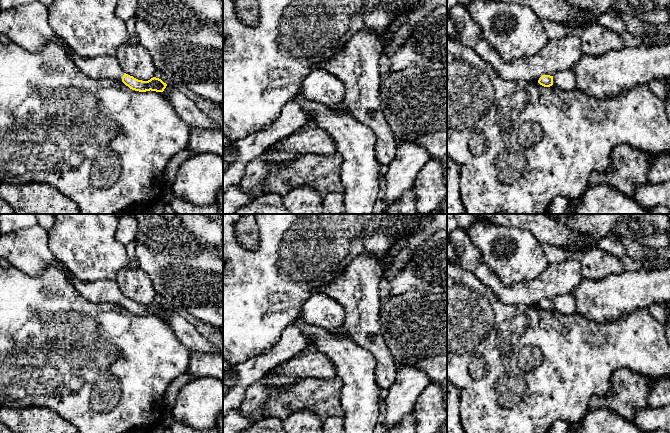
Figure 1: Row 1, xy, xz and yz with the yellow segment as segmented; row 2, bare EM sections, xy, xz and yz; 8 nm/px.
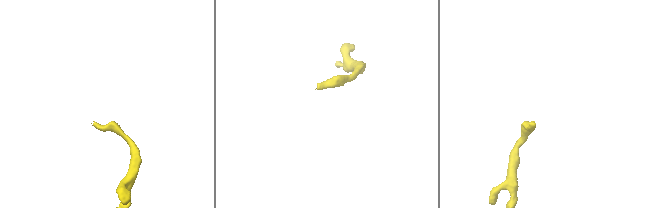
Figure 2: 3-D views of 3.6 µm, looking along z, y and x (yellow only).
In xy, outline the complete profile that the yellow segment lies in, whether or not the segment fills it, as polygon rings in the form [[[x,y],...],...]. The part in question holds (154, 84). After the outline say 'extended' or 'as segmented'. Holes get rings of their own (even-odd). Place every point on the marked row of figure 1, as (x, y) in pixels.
[[[72,51],[70,58],[73,60],[77,68],[89,78],[105,78],[114,81],[121,81],[130,89],[139,92],[146,92],[150,90],[163,92],[167,86],[166,83],[156,77],[151,78],[148,81],[142,81],[126,74],[114,56],[83,58]]] | extended

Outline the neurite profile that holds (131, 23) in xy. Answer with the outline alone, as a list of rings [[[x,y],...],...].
[[[133,16],[132,18],[126,21],[126,29],[131,37],[135,37],[136,35],[135,28],[136,28],[136,18],[135,16]]]

